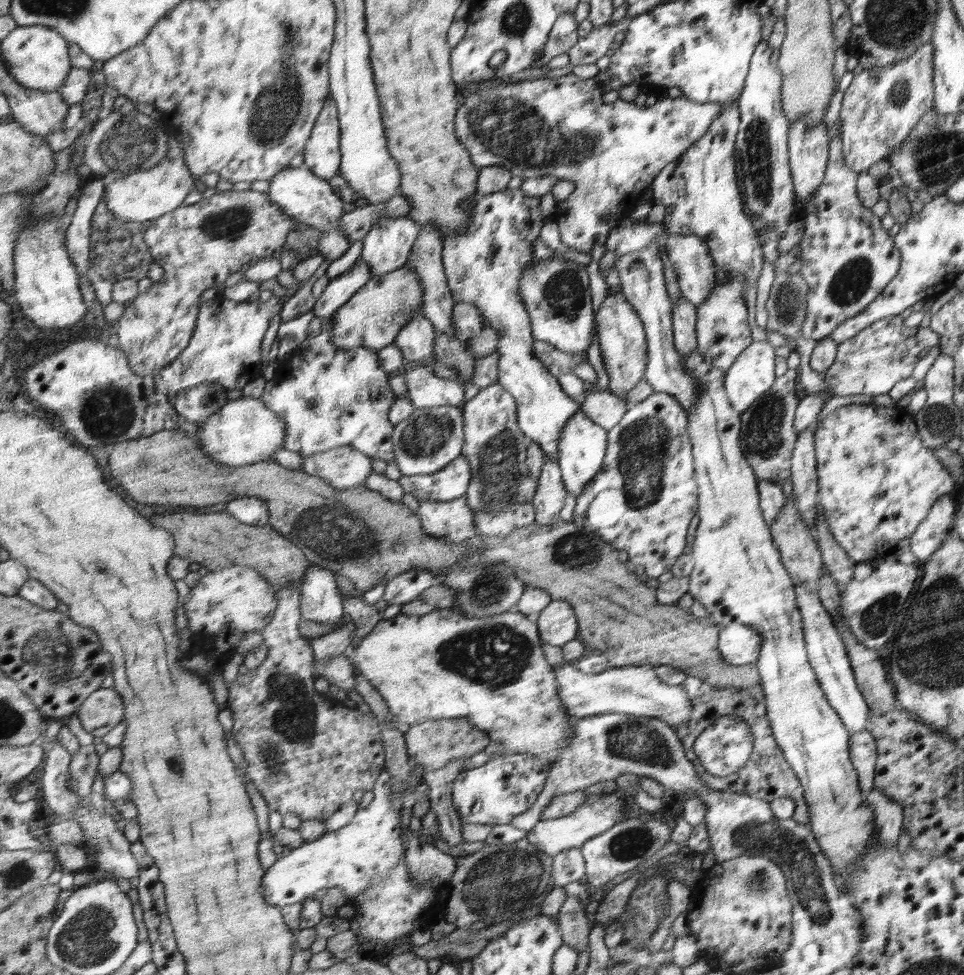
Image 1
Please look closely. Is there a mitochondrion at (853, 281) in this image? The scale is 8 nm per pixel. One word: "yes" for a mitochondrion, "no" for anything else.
yes

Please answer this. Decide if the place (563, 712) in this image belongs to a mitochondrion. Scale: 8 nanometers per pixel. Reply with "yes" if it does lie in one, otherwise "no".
no

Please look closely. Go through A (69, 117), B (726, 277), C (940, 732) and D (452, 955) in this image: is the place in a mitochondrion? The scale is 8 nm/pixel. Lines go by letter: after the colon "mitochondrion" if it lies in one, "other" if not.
A: other
B: other
C: other
D: other

